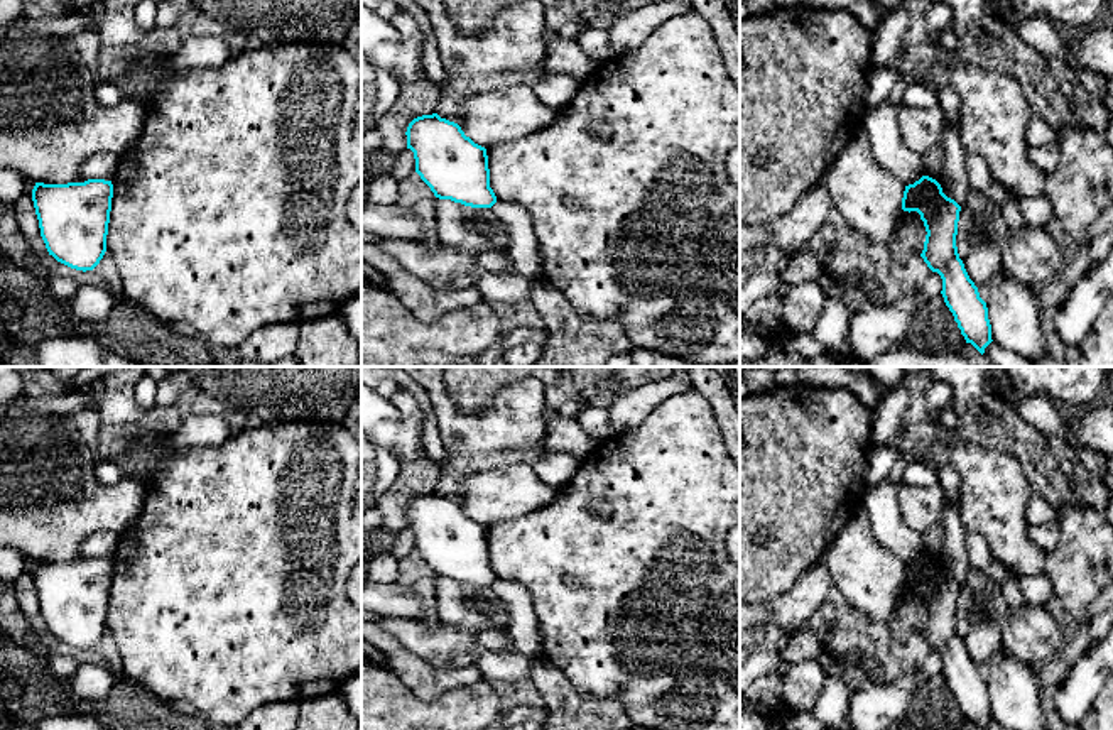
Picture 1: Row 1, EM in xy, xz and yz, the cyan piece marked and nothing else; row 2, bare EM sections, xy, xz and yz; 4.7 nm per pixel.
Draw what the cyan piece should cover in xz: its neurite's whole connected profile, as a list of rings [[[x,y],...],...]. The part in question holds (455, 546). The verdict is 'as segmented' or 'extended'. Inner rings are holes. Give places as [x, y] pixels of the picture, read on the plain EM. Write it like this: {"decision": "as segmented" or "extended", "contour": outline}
{"decision": "as segmented", "contour": [[[437,492],[422,493],[409,502],[405,514],[415,551],[436,576],[471,586],[491,586],[497,581],[486,527],[466,515],[458,502]]]}

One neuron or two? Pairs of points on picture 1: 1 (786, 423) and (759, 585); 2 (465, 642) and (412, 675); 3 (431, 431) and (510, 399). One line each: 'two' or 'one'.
1: one
2: two
3: two

